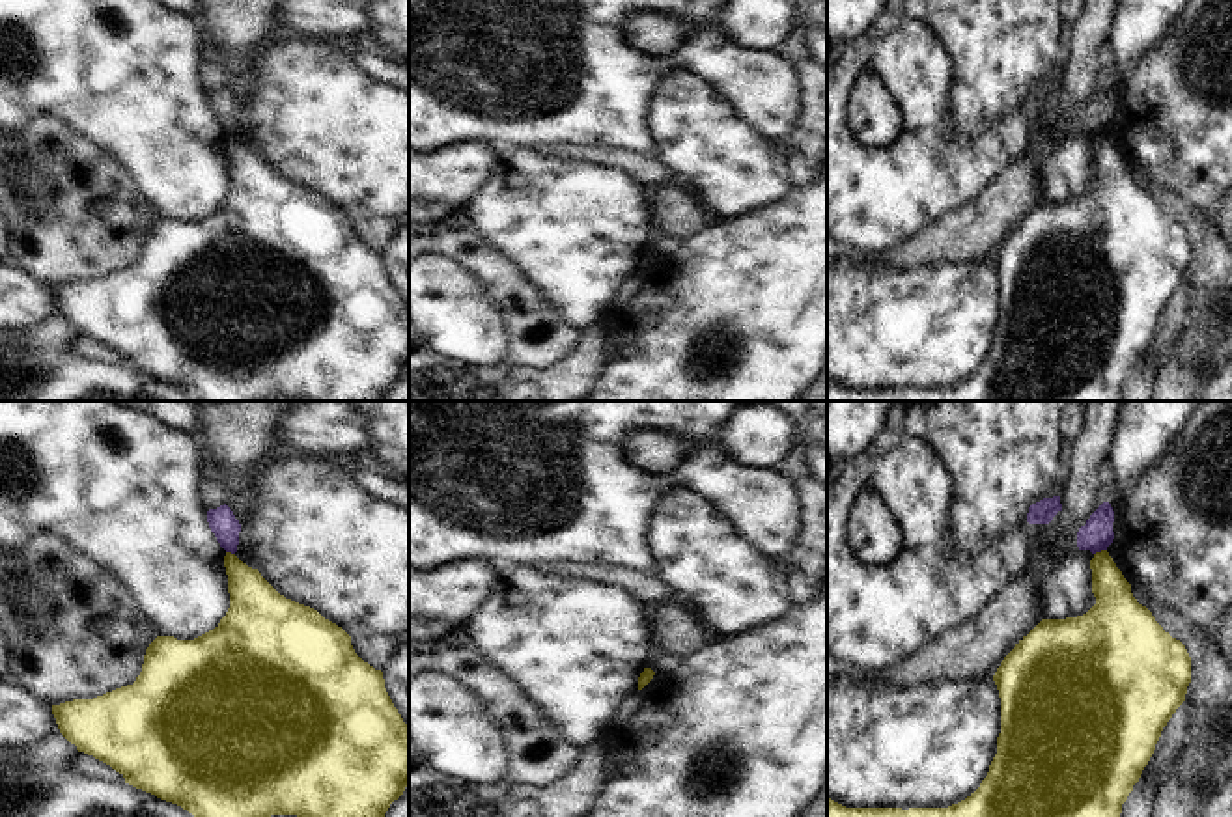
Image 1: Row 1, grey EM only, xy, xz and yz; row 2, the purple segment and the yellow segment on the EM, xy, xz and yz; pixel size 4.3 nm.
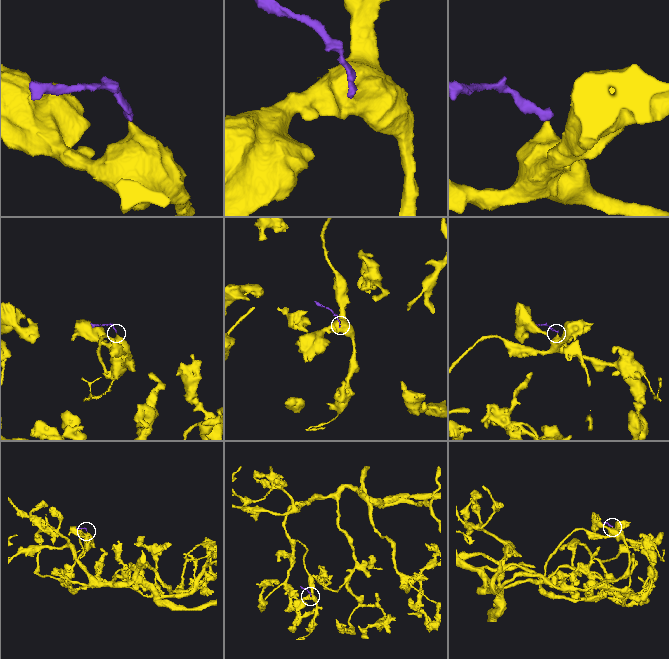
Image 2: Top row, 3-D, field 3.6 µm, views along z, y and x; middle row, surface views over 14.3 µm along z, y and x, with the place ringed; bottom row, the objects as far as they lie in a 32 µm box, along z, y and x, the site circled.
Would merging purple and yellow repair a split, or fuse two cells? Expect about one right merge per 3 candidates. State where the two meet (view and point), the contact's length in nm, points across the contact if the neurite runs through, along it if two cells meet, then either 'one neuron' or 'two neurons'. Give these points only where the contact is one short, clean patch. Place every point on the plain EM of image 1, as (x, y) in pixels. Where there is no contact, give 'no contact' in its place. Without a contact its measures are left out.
yz (1100, 133) | 60 nm | along yz (1106, 131), (1094, 137) | two neurons

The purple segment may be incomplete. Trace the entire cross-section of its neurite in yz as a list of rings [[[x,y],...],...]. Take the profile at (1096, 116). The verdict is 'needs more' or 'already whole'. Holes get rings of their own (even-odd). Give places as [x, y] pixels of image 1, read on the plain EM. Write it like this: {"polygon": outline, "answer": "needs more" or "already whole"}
{"polygon": [[[1103,84],[1077,114],[1079,132],[1090,132],[1092,136],[1107,132],[1114,121],[1113,114],[1114,93],[1109,84]]], "answer": "already whole"}

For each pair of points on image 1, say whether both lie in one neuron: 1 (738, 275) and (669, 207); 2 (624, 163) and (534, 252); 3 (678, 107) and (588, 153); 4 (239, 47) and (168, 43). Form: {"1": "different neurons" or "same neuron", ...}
{"1": "different neurons", "2": "different neurons", "3": "different neurons", "4": "different neurons"}

